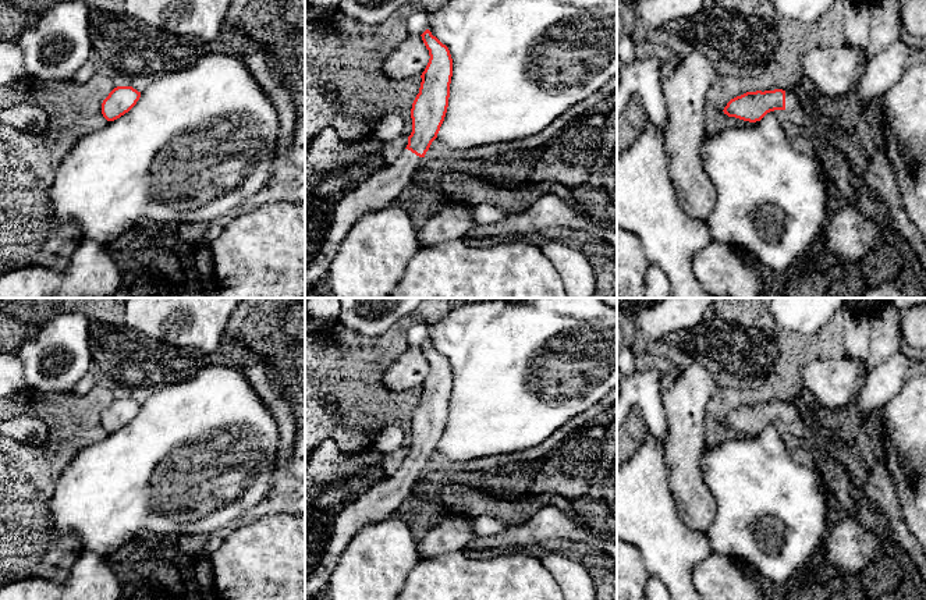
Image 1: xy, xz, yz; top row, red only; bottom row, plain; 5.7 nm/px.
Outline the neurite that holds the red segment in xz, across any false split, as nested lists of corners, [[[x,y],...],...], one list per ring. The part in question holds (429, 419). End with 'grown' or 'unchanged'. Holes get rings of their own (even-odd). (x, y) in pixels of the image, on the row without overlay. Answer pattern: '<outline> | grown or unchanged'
[[[429,341],[421,348],[430,370],[421,387],[419,405],[412,415],[412,444],[408,457],[394,476],[382,479],[337,514],[320,562],[305,582],[305,600],[320,600],[326,596],[329,579],[345,546],[363,526],[397,512],[404,500],[412,494],[422,471],[437,450],[448,419],[453,370],[448,359]]] | grown

